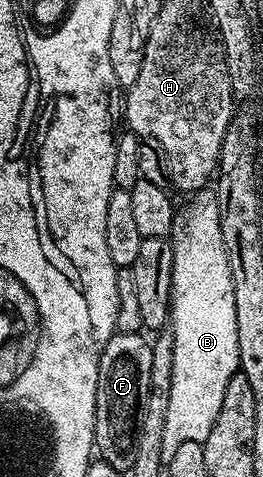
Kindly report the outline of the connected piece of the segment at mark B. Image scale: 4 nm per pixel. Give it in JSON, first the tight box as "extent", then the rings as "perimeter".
{"extent":[162,189,239,460],"perimeter":[[[213,189],[196,192],[193,199],[185,207],[185,212],[178,214],[175,219],[175,230],[171,235],[173,245],[173,297],[171,300],[171,330],[173,332],[173,364],[171,365],[171,405],[167,409],[167,421],[163,425],[163,453],[162,460],[175,457],[175,449],[183,445],[183,441],[204,443],[215,425],[215,417],[219,417],[219,409],[223,409],[223,393],[227,389],[227,381],[238,374],[239,361],[239,333],[235,325],[235,285],[231,281],[231,264],[227,261],[227,245],[223,245],[223,229],[219,229],[219,205],[217,192]]]}

